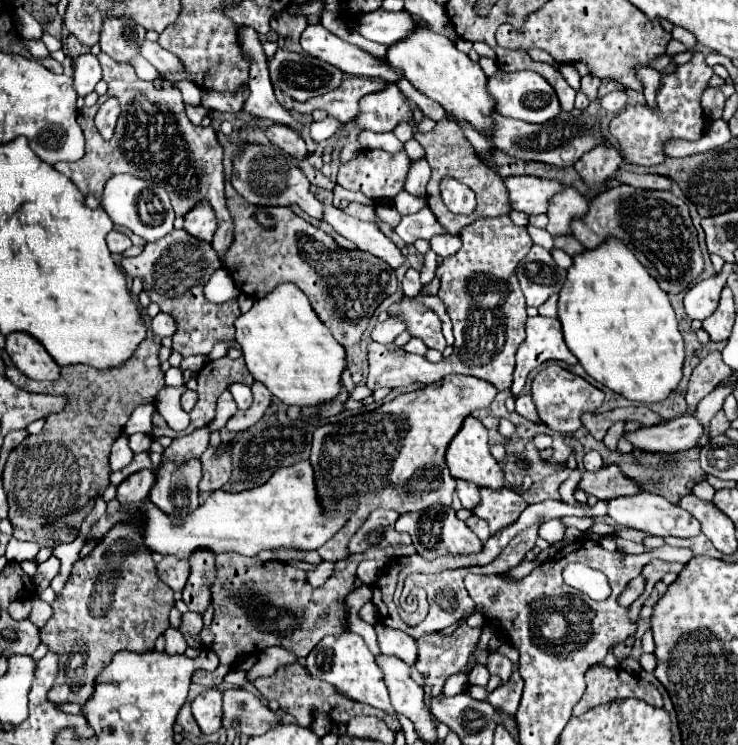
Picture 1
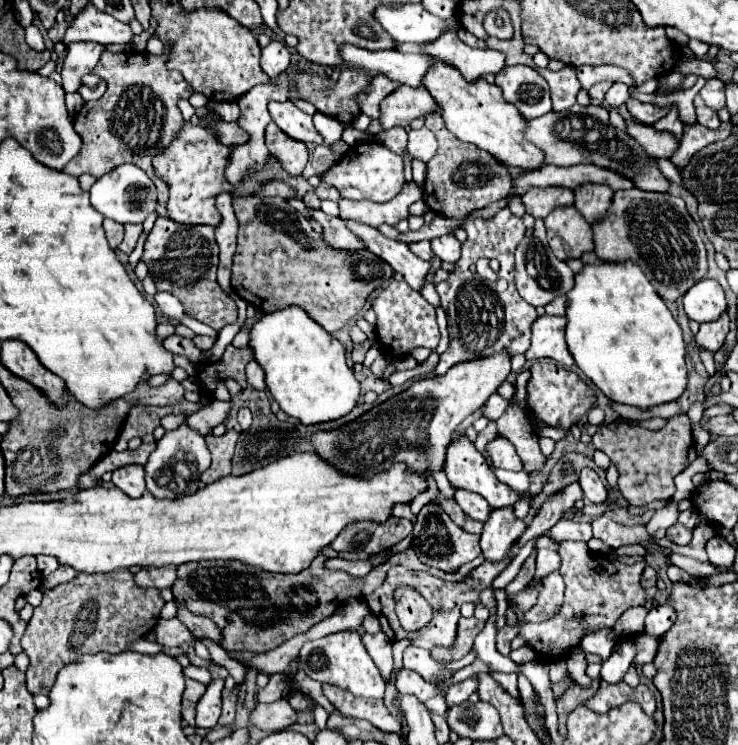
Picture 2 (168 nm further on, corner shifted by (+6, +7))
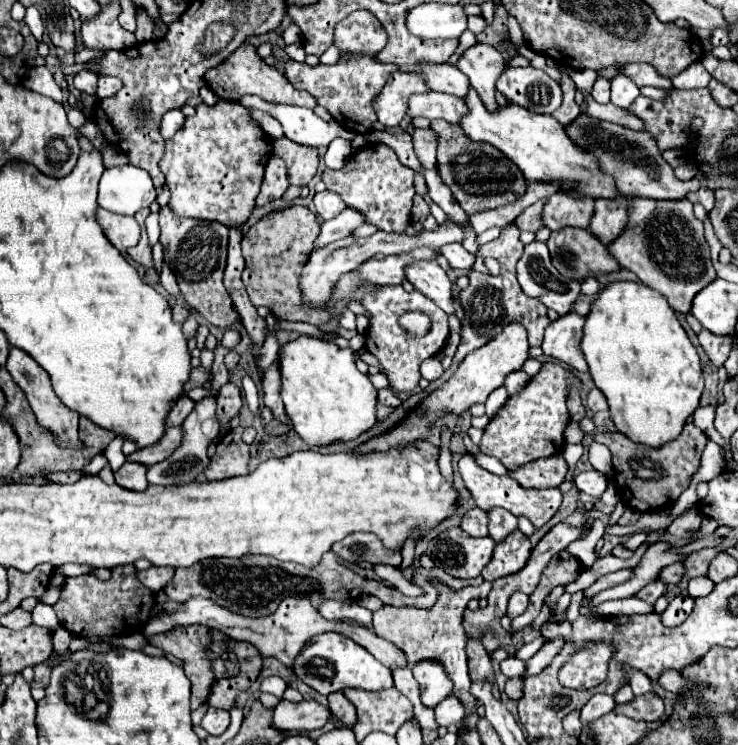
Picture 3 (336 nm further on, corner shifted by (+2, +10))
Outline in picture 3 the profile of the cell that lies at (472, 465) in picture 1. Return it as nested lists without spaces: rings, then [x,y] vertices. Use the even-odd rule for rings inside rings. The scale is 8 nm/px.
[[[464,453],[462,459],[458,461],[458,469],[460,469],[460,475],[464,479],[464,485],[466,489],[472,493],[472,499],[476,501],[476,505],[484,511],[492,509],[492,507],[504,507],[508,509],[512,515],[524,515],[528,517],[534,527],[540,527],[544,525],[554,513],[556,509],[560,507],[560,501],[562,501],[562,493],[560,489],[526,489],[522,485],[518,485],[512,477],[498,477],[486,469],[482,469],[478,463],[476,463],[476,457],[472,453]]]

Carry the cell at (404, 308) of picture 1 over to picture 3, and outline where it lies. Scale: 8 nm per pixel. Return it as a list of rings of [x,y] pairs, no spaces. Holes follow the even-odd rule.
[[[386,285],[374,293],[366,293],[362,297],[362,305],[372,313],[370,327],[366,331],[366,349],[380,361],[390,385],[394,385],[398,391],[410,393],[420,381],[420,363],[428,357],[434,357],[446,343],[448,315],[420,291],[408,293],[402,285]],[[408,311],[420,311],[428,315],[432,321],[432,331],[428,331],[424,337],[412,337],[410,333],[404,333],[400,329],[400,317]]]

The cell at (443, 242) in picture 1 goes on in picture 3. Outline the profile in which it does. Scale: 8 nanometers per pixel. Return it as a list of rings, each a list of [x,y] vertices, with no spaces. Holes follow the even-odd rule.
[[[448,243],[448,245],[442,245],[440,247],[440,253],[448,259],[448,263],[456,269],[466,269],[470,271],[472,269],[472,263],[474,263],[474,255],[468,253],[460,243]]]

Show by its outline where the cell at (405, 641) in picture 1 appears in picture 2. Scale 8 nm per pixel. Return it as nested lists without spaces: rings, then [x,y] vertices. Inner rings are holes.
[[[408,646],[404,650],[404,668],[418,672],[430,684],[438,684],[440,680],[446,680],[446,678],[454,676],[458,670],[470,666],[474,662],[474,658],[476,658],[476,652],[472,650],[462,660],[456,660],[456,662],[436,662],[428,650]]]

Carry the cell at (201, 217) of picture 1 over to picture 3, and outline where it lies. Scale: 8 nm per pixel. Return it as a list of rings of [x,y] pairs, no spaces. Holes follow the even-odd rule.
[[[218,101],[216,105],[198,103],[196,115],[188,117],[172,139],[166,141],[164,157],[160,159],[160,171],[166,177],[170,189],[168,207],[178,217],[218,221],[226,227],[238,227],[254,209],[254,199],[260,191],[266,161],[272,153],[272,145],[264,139],[262,129],[250,119],[248,111],[236,101]]]

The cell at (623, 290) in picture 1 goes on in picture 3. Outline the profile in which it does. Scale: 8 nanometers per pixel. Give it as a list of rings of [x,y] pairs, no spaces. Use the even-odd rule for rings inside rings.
[[[612,281],[604,285],[596,293],[586,315],[580,349],[588,361],[596,387],[608,399],[612,421],[620,433],[650,447],[660,447],[680,435],[686,417],[698,407],[704,377],[694,345],[682,329],[676,313],[658,291],[634,281]]]

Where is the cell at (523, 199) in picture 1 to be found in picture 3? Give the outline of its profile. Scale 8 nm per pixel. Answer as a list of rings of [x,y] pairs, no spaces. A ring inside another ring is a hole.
[[[556,191],[548,197],[542,213],[542,221],[550,231],[558,231],[562,227],[582,227],[588,229],[588,221],[594,211],[594,201],[586,199],[586,195],[576,197],[574,191]]]

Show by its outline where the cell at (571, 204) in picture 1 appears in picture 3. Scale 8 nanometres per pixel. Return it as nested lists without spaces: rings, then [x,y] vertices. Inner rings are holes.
[[[568,227],[554,231],[548,239],[552,263],[564,277],[584,281],[592,271],[608,273],[620,269],[614,257],[610,257],[606,245],[590,231]]]

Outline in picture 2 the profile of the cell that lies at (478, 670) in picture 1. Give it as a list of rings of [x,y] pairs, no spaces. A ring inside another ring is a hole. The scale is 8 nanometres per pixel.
[[[470,676],[470,678],[466,678],[466,680],[448,688],[446,706],[452,708],[452,706],[458,706],[458,704],[464,704],[474,692],[476,692],[476,676]]]

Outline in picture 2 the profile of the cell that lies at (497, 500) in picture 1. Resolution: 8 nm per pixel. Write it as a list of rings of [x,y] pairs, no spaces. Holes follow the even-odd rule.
[[[514,508],[492,510],[492,520],[484,524],[482,554],[488,562],[504,562],[510,556],[512,546],[524,534],[526,524],[514,516]]]

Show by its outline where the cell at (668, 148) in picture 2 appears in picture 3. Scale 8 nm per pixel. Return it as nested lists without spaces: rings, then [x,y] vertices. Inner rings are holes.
[[[588,97],[588,111],[586,111],[590,117],[594,119],[602,119],[602,121],[612,121],[612,123],[618,123],[622,127],[630,127],[630,129],[636,129],[636,131],[642,131],[644,129],[644,121],[640,121],[640,117],[636,117],[634,113],[628,113],[626,109],[620,109],[612,103],[608,105],[600,105],[596,103],[592,97]]]

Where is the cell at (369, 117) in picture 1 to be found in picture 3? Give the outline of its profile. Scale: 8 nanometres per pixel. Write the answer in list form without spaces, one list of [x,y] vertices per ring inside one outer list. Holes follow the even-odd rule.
[[[428,91],[416,93],[408,99],[408,117],[426,117],[426,119],[444,119],[450,123],[458,123],[462,115],[468,111],[464,99],[452,97],[448,93]]]

